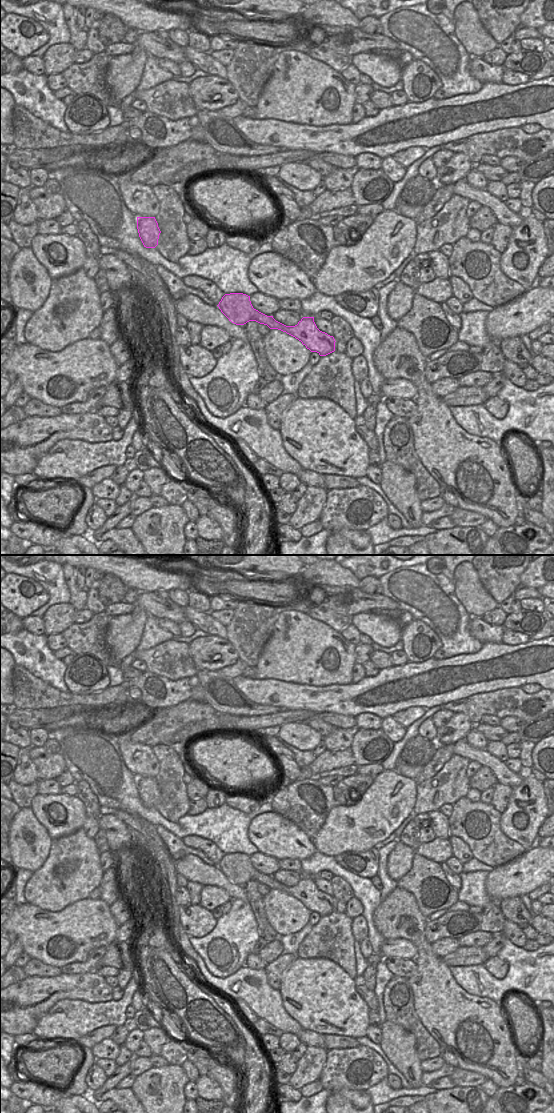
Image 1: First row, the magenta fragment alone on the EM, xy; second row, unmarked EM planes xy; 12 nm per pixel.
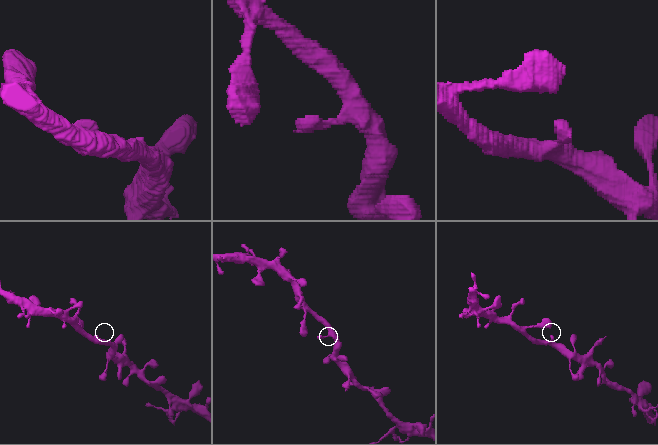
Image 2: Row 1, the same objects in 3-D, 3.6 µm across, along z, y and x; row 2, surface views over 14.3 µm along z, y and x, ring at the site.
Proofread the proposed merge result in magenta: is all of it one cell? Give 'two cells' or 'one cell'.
one cell

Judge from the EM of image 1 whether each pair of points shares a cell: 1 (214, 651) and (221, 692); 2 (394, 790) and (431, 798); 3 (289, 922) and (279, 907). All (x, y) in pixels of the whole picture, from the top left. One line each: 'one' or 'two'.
1: two
2: two
3: one

